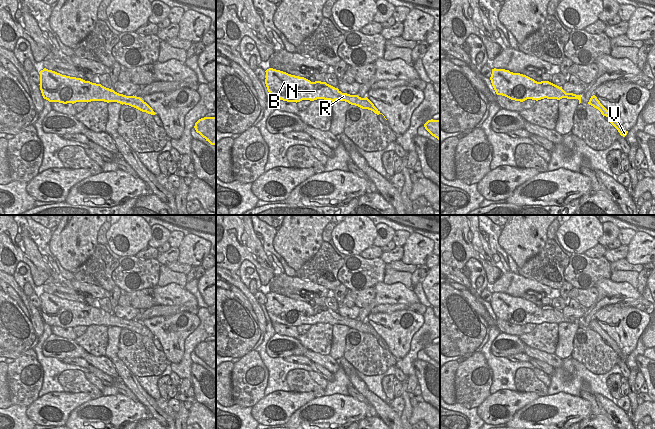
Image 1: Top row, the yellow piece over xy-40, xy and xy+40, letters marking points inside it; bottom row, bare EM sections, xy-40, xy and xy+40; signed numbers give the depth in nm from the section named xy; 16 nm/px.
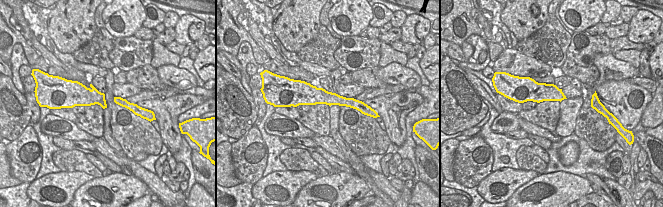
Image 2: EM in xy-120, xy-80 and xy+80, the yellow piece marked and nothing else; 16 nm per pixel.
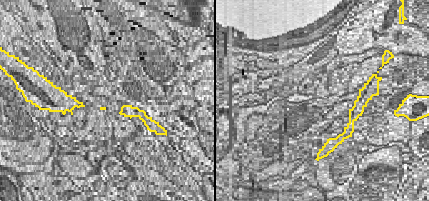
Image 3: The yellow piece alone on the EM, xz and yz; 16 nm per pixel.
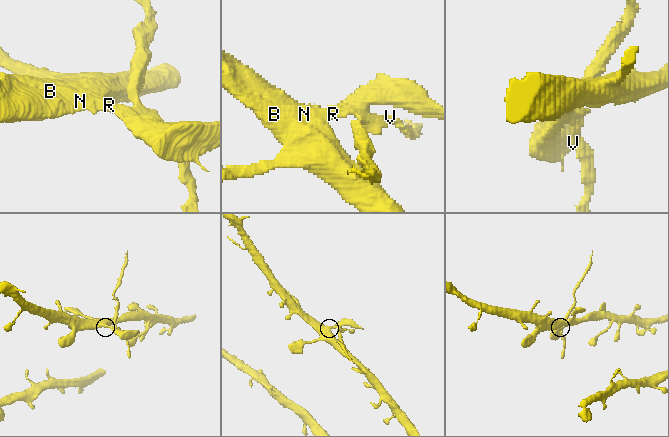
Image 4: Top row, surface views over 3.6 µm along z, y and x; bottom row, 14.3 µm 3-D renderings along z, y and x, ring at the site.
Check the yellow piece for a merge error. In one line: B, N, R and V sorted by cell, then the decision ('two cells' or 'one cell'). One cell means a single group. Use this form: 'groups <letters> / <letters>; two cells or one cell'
groups B N R / V; two cells

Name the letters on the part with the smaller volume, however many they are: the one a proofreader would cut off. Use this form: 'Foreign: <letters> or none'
Foreign: V

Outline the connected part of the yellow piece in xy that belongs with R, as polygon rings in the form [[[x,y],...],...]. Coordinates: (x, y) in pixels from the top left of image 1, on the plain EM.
[[[269,292],[266,295],[265,308],[271,323],[280,323],[287,326],[300,326],[302,324],[314,325],[317,323],[345,325],[362,333],[368,333],[378,339],[376,331],[369,323],[358,319],[342,317],[326,306],[315,305],[288,298],[286,296]]]

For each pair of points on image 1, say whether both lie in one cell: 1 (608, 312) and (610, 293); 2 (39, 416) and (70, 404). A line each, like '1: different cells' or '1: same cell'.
1: different cells
2: same cell

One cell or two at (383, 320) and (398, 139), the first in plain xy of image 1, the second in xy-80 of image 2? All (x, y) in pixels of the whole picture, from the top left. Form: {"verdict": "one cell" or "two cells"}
{"verdict": "one cell"}

